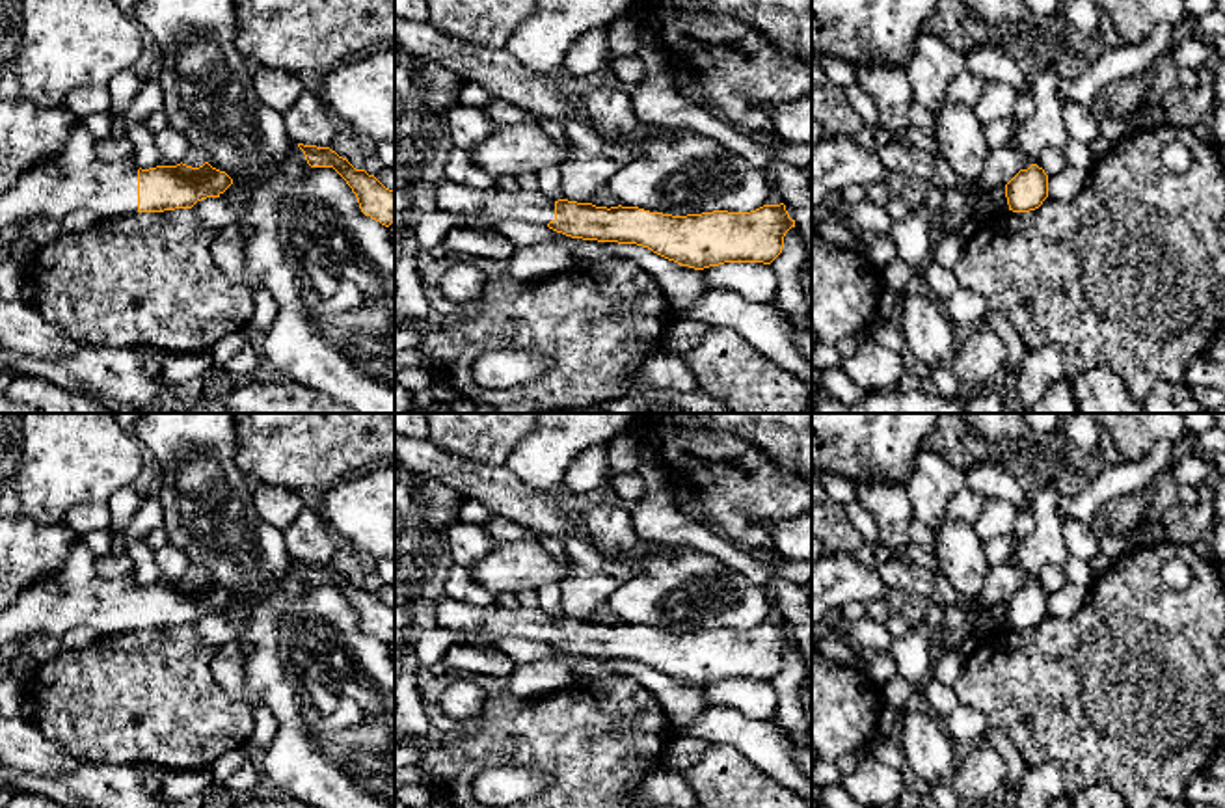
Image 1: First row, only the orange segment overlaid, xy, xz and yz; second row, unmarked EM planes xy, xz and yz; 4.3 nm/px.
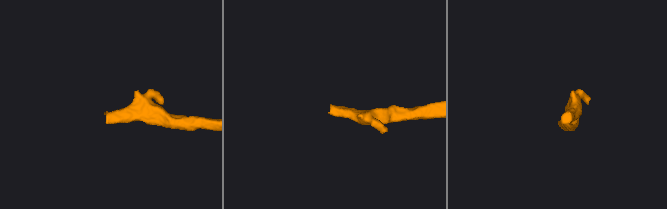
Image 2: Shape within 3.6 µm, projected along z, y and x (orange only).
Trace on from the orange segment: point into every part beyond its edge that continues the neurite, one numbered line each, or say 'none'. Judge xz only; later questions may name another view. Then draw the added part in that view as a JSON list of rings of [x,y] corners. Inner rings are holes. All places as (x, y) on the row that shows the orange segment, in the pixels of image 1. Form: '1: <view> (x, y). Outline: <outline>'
1: xz (522, 205). Outline: [[[449,181],[438,184],[436,210],[547,225],[555,220],[555,199],[536,190],[471,188]]]

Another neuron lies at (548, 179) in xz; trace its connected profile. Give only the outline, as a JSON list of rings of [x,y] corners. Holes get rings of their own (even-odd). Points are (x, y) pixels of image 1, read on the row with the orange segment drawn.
[[[545,168],[538,173],[538,190],[551,199],[564,199],[560,192],[560,168]]]

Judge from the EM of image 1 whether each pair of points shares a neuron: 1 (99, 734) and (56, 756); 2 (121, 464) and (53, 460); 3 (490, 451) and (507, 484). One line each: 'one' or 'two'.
1: two
2: one
3: two

